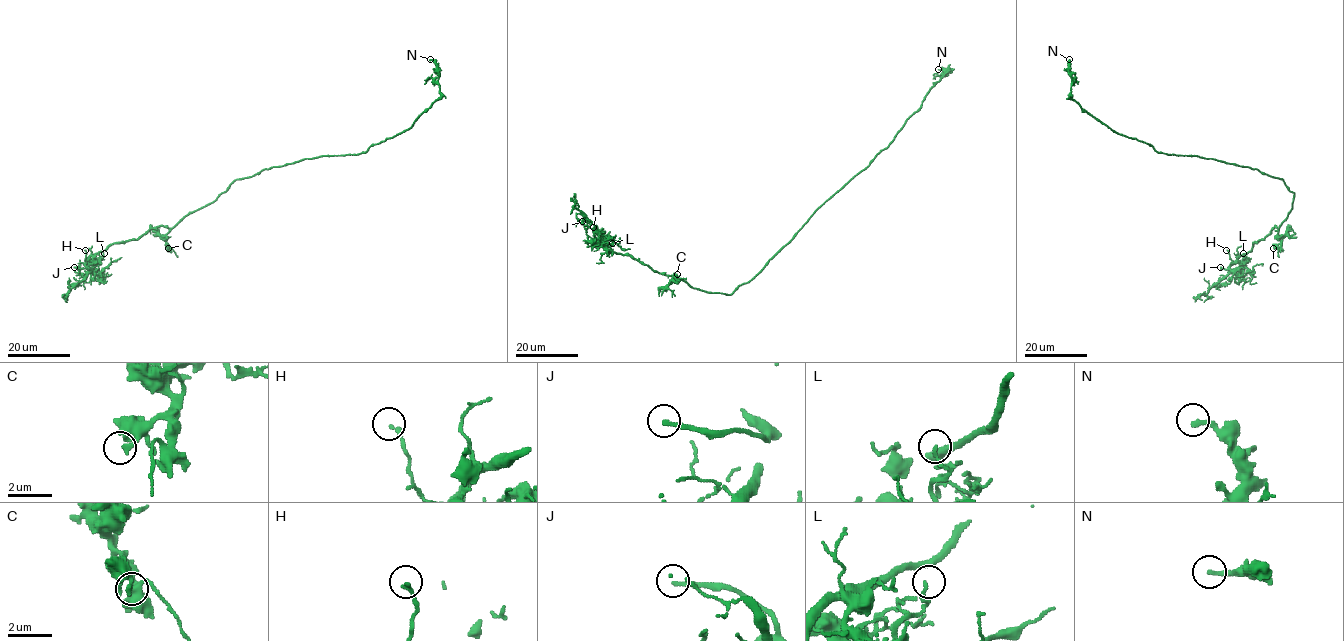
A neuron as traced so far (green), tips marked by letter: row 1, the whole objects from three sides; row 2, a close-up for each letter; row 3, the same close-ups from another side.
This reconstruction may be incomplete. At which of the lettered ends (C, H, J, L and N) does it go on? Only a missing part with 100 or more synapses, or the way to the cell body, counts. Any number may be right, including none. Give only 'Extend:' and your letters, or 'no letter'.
Extend: J

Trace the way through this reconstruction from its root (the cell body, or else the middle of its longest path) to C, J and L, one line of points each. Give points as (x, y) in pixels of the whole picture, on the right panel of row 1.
C: (1255, 169), (1282, 179), (1294, 193), (1293, 206), (1279, 228), (1280, 242), (1273, 248)
J: (1255, 169), (1282, 179), (1294, 193), (1293, 206), (1278, 228), (1275, 226), (1227, 269), (1220, 267)
L: (1255, 169), (1282, 179), (1294, 193), (1293, 206), (1281, 225), (1241, 254), (1239, 263), (1243, 262), (1243, 253)

